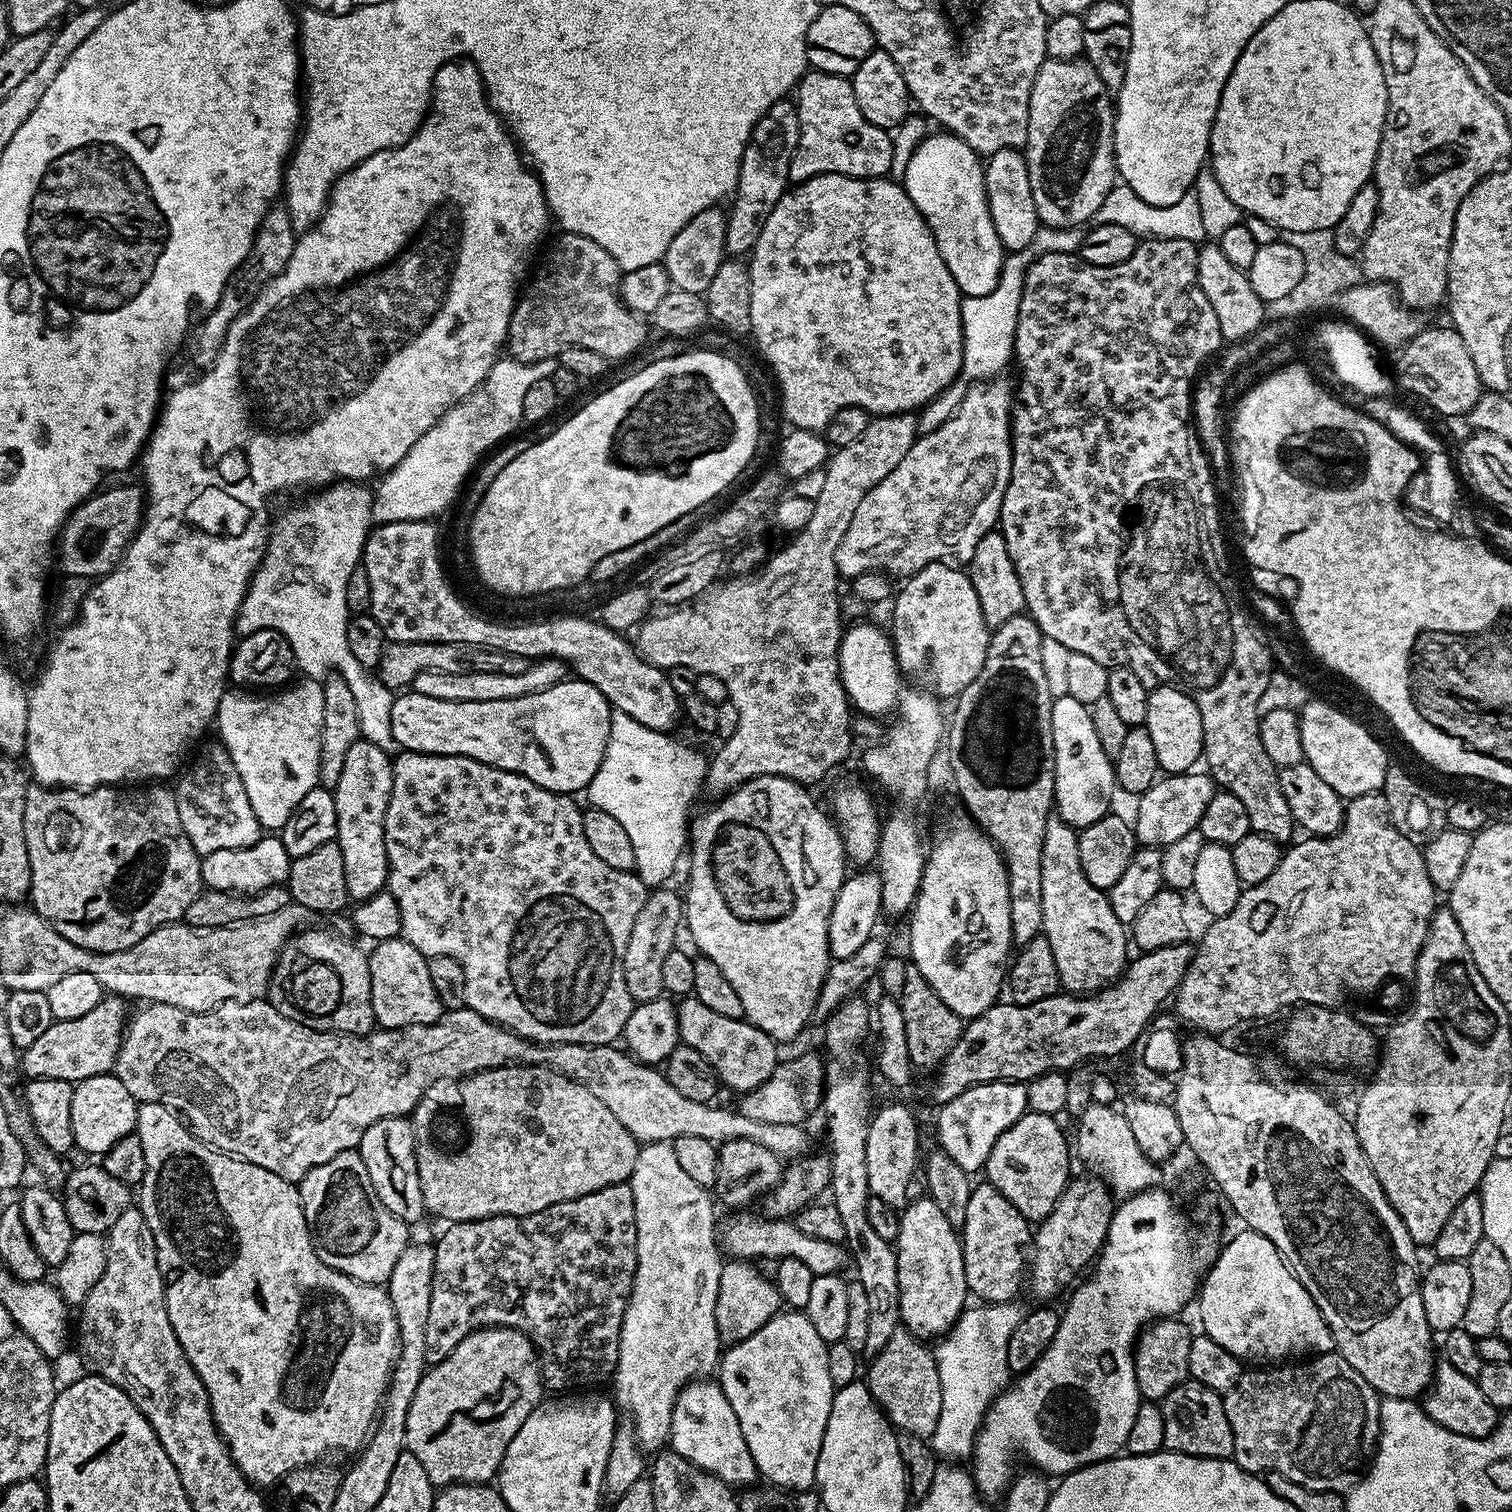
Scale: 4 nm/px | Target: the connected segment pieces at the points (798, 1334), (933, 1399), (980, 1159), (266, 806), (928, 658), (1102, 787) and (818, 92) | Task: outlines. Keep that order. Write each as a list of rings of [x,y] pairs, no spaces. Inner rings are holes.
[[[781,1310],[766,1322],[766,1326],[750,1334],[748,1340],[731,1345],[718,1365],[720,1389],[726,1394],[730,1406],[734,1406],[734,1414],[738,1414],[738,1426],[742,1426],[742,1438],[746,1438],[750,1446],[757,1473],[763,1479],[765,1476],[769,1485],[781,1490],[799,1494],[813,1487],[814,1462],[818,1458],[820,1436],[826,1434],[830,1403],[827,1353],[827,1347],[822,1346],[818,1334],[812,1331],[808,1315]]]
[[[896,1328],[890,1342],[882,1346],[877,1356],[871,1357],[869,1364],[872,1365],[869,1368],[867,1365],[866,1368],[866,1383],[870,1394],[883,1410],[884,1417],[891,1422],[897,1433],[914,1434],[918,1438],[931,1441],[934,1430],[938,1430],[938,1414],[942,1414],[942,1378],[938,1378],[935,1351],[924,1344],[927,1343],[921,1337],[912,1335],[907,1328]]]
[[[999,1080],[989,1084],[979,1084],[954,1098],[950,1102],[939,1105],[936,1116],[936,1136],[941,1140],[942,1149],[969,1174],[976,1174],[983,1169],[990,1158],[990,1150],[994,1150],[994,1142],[1018,1118],[1029,1111],[1028,1090],[1023,1083],[1010,1080]]]
[[[304,678],[301,681],[301,684],[293,683],[271,694],[253,694],[248,690],[224,690],[221,691],[220,701],[214,710],[214,728],[215,731],[220,731],[219,743],[230,754],[238,770],[238,778],[242,778],[242,786],[246,786],[246,798],[250,798],[250,806],[254,806],[254,814],[264,830],[283,828],[284,823],[302,802],[302,798],[306,798],[306,794],[310,794],[310,790],[317,787],[320,779],[320,731],[324,717],[324,686],[316,678]]]
[[[951,563],[931,564],[918,570],[903,581],[904,589],[895,593],[891,601],[892,628],[890,639],[896,649],[896,662],[905,677],[917,676],[925,689],[931,690],[937,697],[955,698],[960,695],[982,670],[986,662],[986,650],[990,639],[990,629],[982,618],[982,606],[978,606],[978,594],[974,594],[972,579],[967,571]]]
[[[1058,696],[1052,701],[1054,730],[1054,812],[1074,829],[1085,828],[1098,818],[1109,815],[1112,792],[1117,791],[1113,757],[1102,750],[1094,722],[1090,722],[1089,705],[1078,698]]]
[[[809,70],[794,92],[800,137],[790,158],[789,181],[809,180],[822,174],[884,178],[892,170],[892,138],[864,117],[847,76]]]

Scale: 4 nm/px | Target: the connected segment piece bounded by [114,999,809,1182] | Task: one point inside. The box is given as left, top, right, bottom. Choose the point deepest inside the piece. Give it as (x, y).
(249, 1081)

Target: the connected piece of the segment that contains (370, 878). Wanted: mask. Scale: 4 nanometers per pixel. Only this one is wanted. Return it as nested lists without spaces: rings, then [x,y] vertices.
[[[363,738],[356,740],[346,754],[346,763],[342,765],[342,778],[338,778],[334,789],[336,798],[336,838],[335,843],[342,850],[342,862],[346,865],[346,890],[352,902],[366,900],[385,891],[388,883],[388,859],[386,858],[386,838],[384,837],[384,819],[386,806],[390,802],[392,789],[392,760],[389,753]]]

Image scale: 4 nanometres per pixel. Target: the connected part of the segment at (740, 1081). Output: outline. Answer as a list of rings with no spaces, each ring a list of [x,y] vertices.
[[[695,998],[681,999],[676,1013],[681,1044],[690,1046],[690,1050],[698,1050],[698,1054],[702,1054],[702,1058],[710,1062],[717,1081],[723,1087],[725,1084],[726,1087],[733,1088],[736,1094],[743,1094],[754,1091],[772,1077],[772,1071],[778,1066],[778,1044],[765,1032],[758,1030],[758,1026],[746,1019],[725,1018],[710,1010],[710,1006],[702,1006],[702,1002]]]

